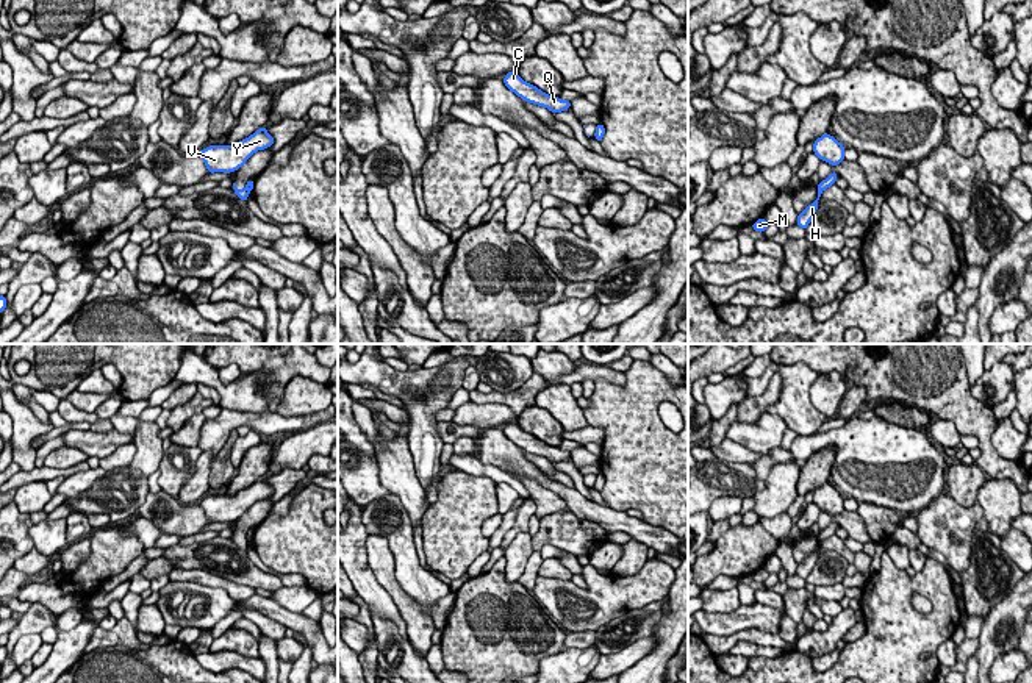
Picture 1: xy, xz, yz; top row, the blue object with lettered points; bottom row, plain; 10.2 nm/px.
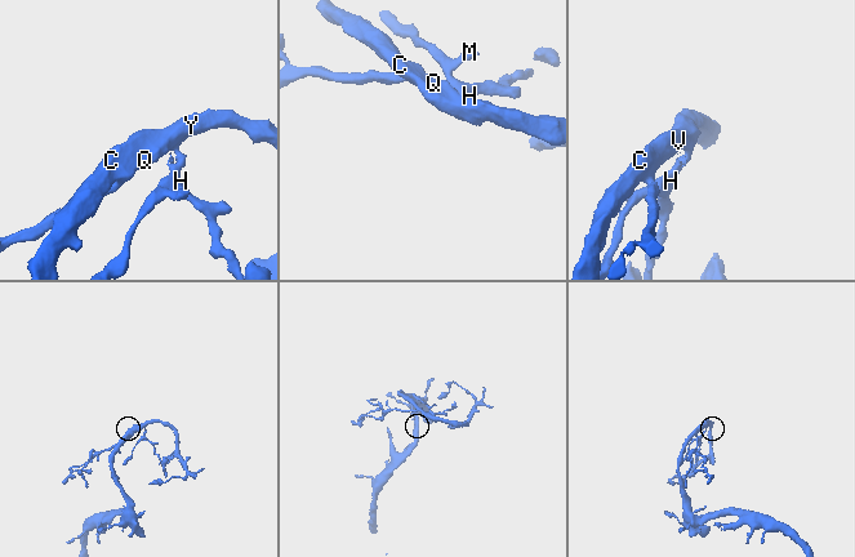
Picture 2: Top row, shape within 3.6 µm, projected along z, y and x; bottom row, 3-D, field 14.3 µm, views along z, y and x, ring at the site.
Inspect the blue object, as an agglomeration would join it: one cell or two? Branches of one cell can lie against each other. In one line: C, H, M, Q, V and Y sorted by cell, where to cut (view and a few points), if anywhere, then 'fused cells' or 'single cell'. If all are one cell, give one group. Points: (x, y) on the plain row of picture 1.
groups C Q V Y / H M; cut yz (818, 539), (821, 541); fused cells

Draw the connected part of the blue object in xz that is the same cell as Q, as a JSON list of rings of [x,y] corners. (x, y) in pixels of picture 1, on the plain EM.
[[[516,422],[505,424],[503,433],[522,450],[547,458],[550,463],[561,463],[571,458],[571,452],[543,442],[536,436],[524,431]]]

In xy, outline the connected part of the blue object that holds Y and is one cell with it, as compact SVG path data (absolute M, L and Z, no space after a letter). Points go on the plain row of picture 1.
M258 478L253 485L241 489L235 495L210 495L199 502L210 524L214 522L236 522L245 511L258 500L274 495L274 488L267 478Z

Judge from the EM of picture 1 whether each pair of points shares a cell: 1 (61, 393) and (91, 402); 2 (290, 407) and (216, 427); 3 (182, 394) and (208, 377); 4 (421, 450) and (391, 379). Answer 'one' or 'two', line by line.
1: two
2: two
3: two
4: one

